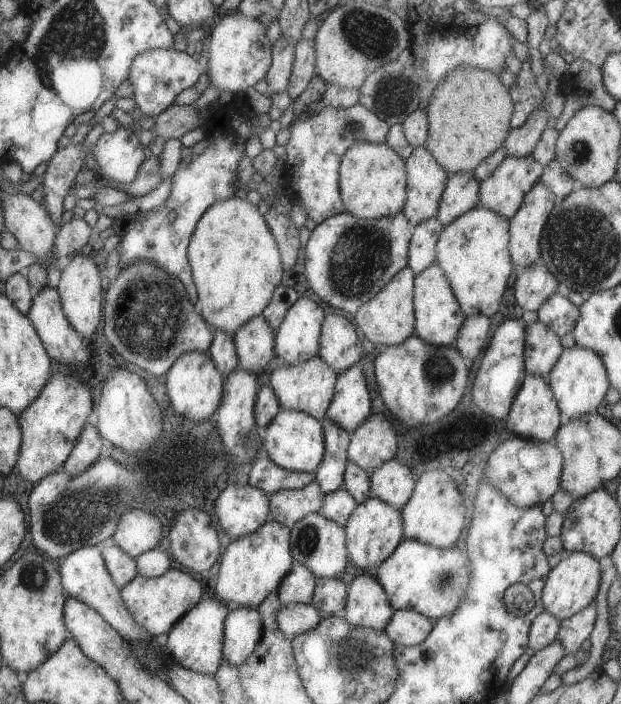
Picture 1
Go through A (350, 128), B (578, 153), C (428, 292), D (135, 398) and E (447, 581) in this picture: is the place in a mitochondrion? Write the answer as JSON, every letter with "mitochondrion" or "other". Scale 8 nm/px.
{"A":"mitochondrion","B":"mitochondrion","C":"other","D":"other","E":"mitochondrion"}

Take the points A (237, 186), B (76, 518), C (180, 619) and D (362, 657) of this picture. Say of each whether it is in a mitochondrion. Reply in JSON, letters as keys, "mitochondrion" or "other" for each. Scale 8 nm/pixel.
{"A":"other","B":"mitochondrion","C":"other","D":"mitochondrion"}

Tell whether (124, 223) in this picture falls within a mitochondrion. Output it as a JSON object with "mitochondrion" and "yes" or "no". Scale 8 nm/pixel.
{"mitochondrion":"no"}

